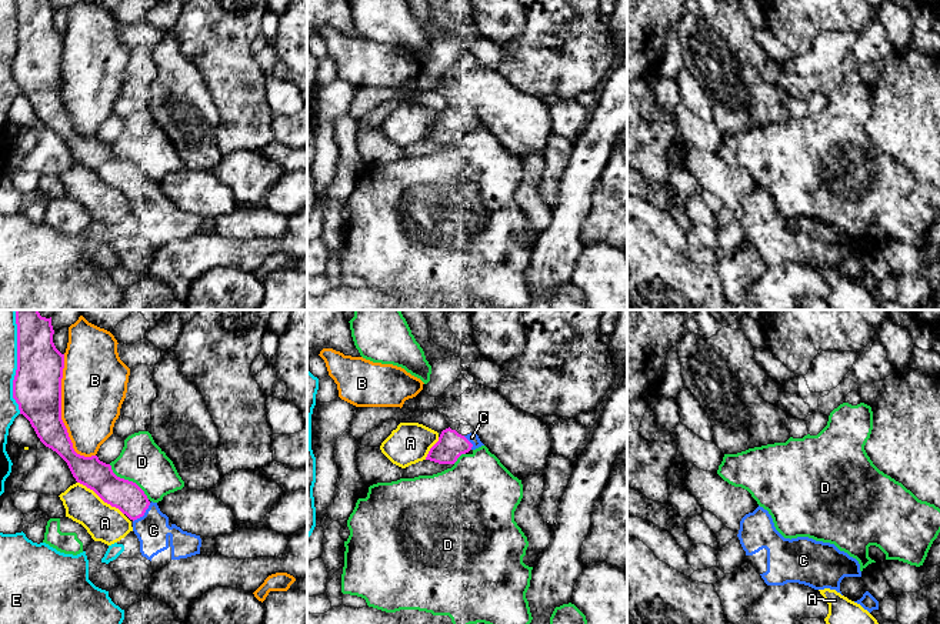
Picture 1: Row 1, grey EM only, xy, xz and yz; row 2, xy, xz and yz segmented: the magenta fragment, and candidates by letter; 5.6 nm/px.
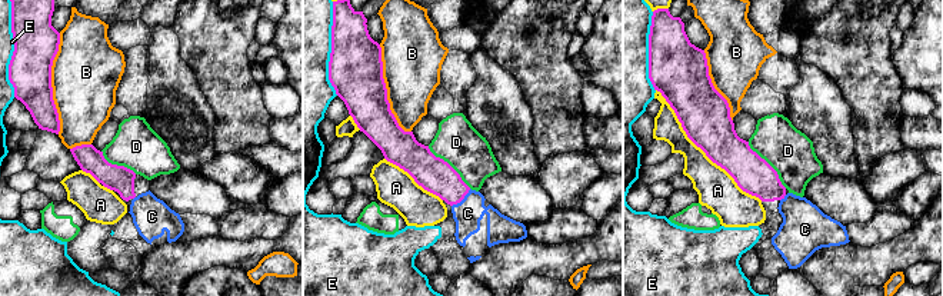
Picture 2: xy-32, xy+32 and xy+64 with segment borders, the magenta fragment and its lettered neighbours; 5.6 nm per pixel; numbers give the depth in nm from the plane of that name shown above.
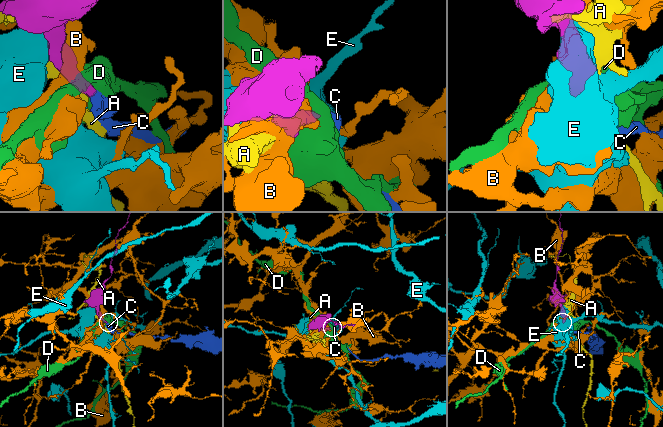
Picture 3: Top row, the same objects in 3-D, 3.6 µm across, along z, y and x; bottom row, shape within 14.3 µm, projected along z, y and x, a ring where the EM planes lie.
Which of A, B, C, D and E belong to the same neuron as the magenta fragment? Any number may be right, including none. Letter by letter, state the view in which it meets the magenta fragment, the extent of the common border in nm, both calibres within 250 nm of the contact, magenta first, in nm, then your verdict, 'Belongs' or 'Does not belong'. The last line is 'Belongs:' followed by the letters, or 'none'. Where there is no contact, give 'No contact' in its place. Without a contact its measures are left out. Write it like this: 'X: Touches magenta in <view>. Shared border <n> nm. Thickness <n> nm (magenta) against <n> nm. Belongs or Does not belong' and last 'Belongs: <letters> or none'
A: Touches magenta in xy. Shared border 320 nm. Thickness 170 nm (magenta) against 200 nm. Does not belong
B: Touches magenta in xy. Shared border 600 nm. Thickness 280 nm (magenta) against 360 nm. Does not belong
C: Touches magenta in xy. Shared border 150 nm. Thickness 170 nm (magenta) against 190 nm. Belongs
D: Touches magenta in xy. Shared border 300 nm. Thickness 170 nm (magenta) against 260 nm. Does not belong
E: Touches magenta in xy. Shared border 600 nm. Thickness 280 nm (magenta) against 100 nm. Does not belong
Belongs: C

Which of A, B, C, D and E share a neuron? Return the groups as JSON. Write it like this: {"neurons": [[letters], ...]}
{"neurons": [["A"], ["B"], ["C"], ["D"], ["E"]]}

